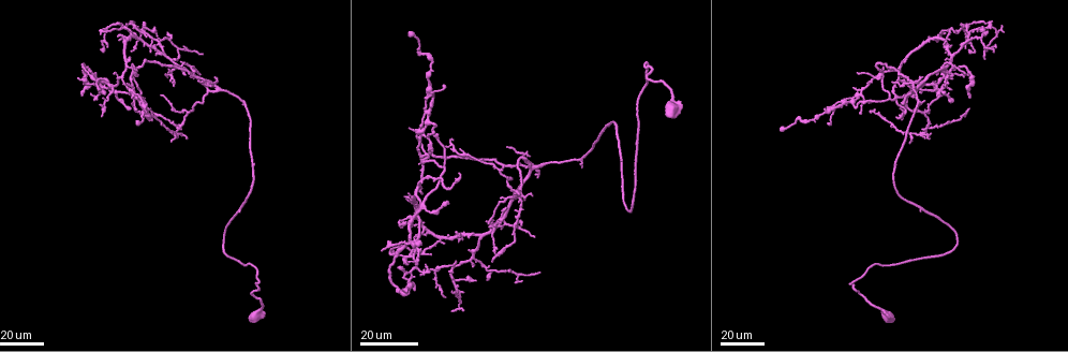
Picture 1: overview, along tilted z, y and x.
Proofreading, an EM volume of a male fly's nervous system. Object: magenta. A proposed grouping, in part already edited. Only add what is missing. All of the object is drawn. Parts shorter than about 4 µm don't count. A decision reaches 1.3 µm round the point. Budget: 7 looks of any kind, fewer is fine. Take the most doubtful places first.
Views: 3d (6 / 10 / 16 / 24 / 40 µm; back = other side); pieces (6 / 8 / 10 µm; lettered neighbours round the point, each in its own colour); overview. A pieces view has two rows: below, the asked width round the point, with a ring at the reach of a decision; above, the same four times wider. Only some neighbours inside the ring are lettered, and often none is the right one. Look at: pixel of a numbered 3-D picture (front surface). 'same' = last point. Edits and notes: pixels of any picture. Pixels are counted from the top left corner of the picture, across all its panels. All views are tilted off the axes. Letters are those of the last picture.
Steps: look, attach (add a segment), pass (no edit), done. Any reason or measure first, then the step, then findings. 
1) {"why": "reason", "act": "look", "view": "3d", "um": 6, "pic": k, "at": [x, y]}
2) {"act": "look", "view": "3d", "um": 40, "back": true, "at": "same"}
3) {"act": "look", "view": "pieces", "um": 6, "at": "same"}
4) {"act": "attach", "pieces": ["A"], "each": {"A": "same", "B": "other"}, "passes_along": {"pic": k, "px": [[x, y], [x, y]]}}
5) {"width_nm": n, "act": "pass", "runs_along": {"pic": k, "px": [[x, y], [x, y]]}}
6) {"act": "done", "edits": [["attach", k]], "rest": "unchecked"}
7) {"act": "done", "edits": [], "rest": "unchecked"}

{"why": "free end", "act": "look", "view": "3d", "um": 24, "pic": 1, "at": [964, 71]}

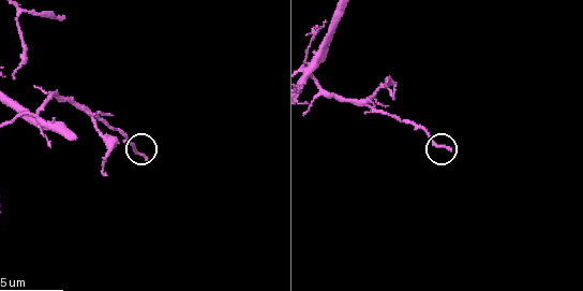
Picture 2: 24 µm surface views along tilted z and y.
{"act": "look", "view": "pieces", "um": 10, "pic": 2, "at": [146, 160]}

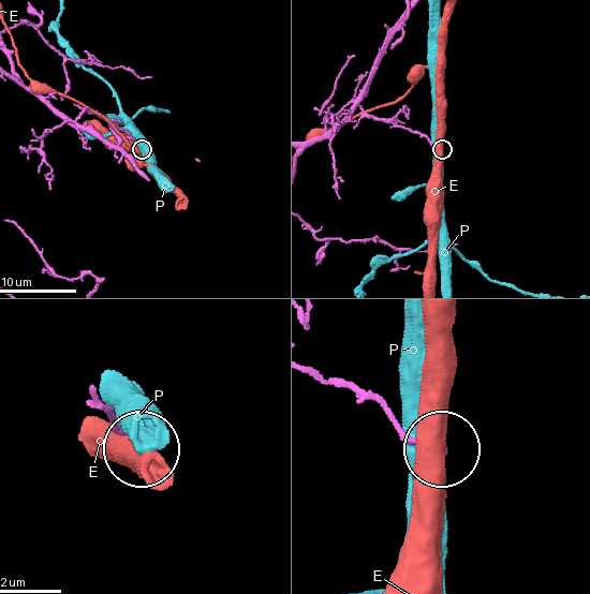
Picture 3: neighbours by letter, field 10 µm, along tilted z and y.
{"width_nm": 170, "act": "pass", "each": {"E": "other", "P": "other"}, "runs_along": {"pic": 3, "px": [[370, 78], [353, 101], [369, 115], [417, 131], [441, 149]]}, "found": "none of them fits"}

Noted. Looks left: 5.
{"why": "branch stops here", "act": "look", "view": "3d", "um": 24, "pic": 1, "at": [970, 98]}

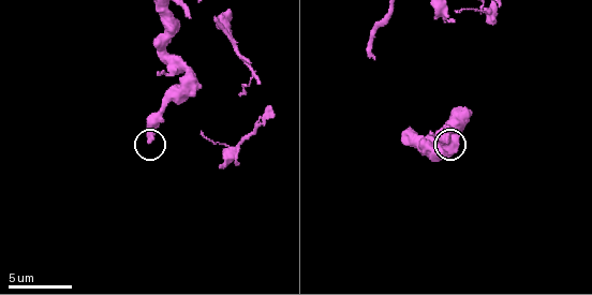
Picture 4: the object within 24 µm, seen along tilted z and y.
{"act": "look", "view": "pieces", "um": 10, "pic": 4, "at": [448, 141]}

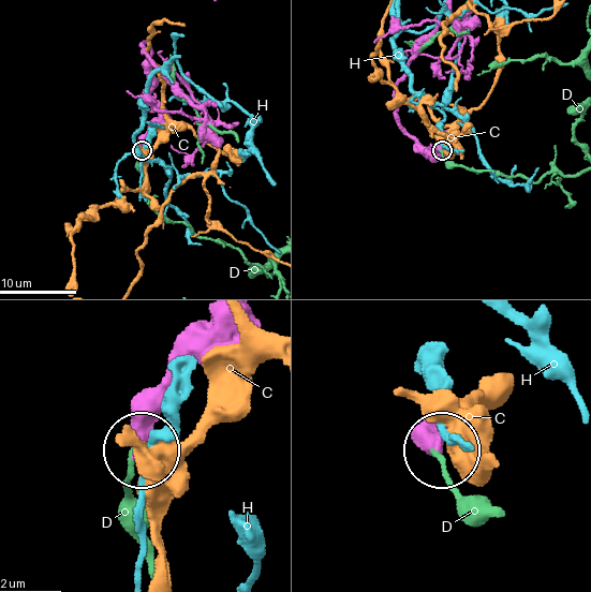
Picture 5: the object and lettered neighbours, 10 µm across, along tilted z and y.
{"act": "pass", "each": {"C": "other", "D": "other", "H": "other"}, "found": "none of them fits"}

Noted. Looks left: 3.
{"why": "long arm stops here", "act": "look", "view": "3d", "um": 40, "pic": 1, "at": [969, 110]}

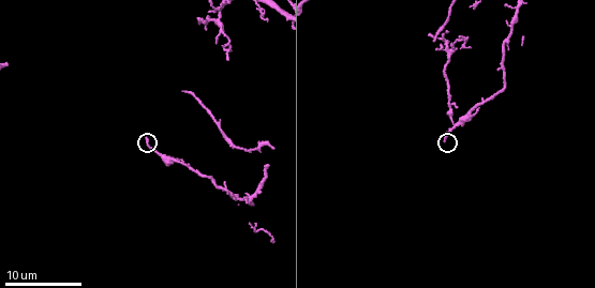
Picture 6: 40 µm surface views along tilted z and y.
{"act": "look", "view": "3d", "um": 10, "pic": 6, "at": [446, 142]}

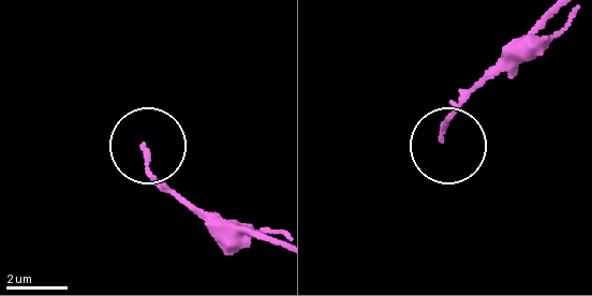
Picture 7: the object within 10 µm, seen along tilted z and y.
{"act": "look", "view": "pieces", "um": 10, "pic": 7, "at": [443, 136]}

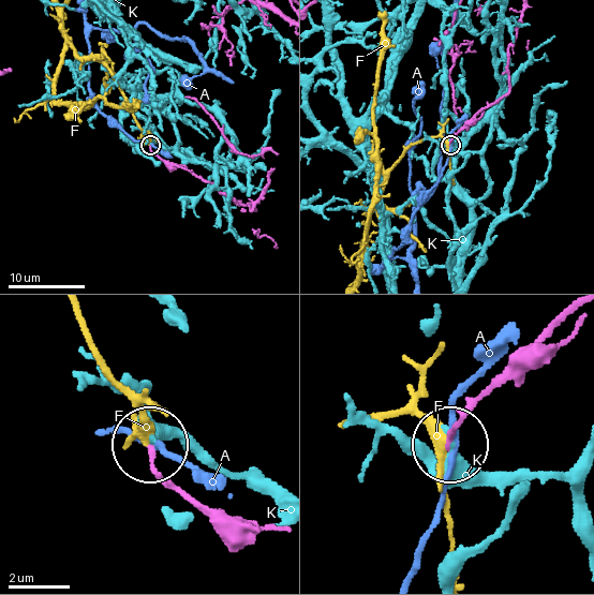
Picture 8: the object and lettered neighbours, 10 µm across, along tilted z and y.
{"act": "pass", "each": {"A": "other", "F": "other", "K": "other"}, "runs_along": {"pic": 8, "px": [[517, 34], [508, 49], [509, 90], [450, 144]]}, "found": "no lettered segment goes on from it"}

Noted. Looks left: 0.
{"act": "done", "edits": [], "rest": "unchecked"}

